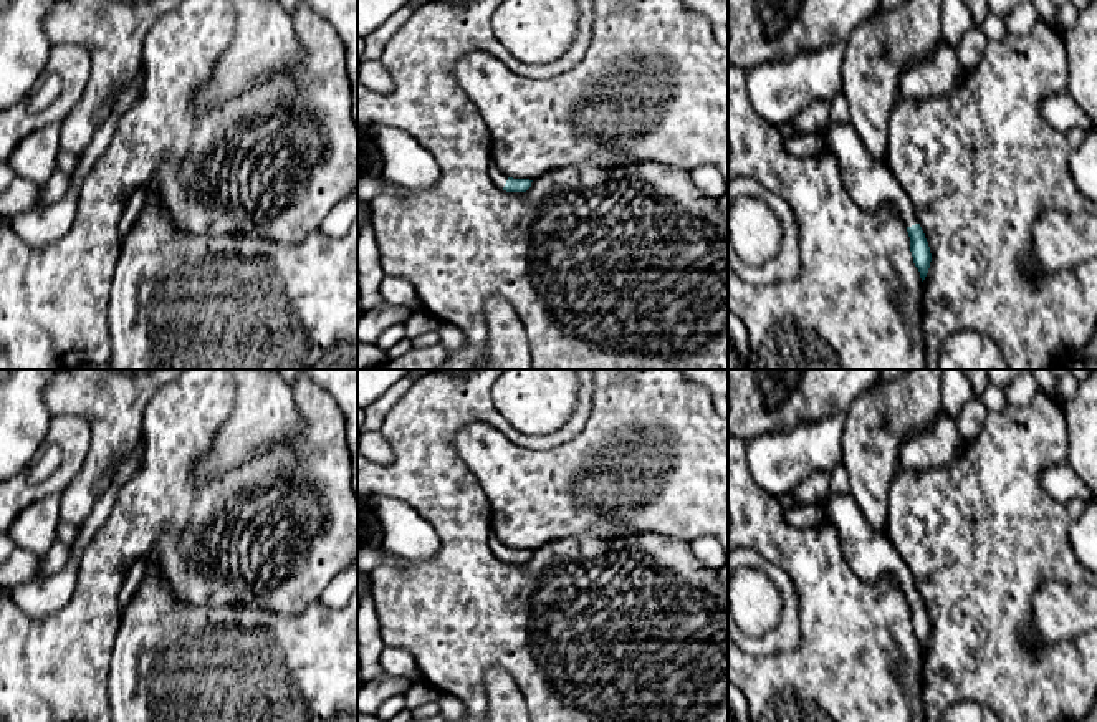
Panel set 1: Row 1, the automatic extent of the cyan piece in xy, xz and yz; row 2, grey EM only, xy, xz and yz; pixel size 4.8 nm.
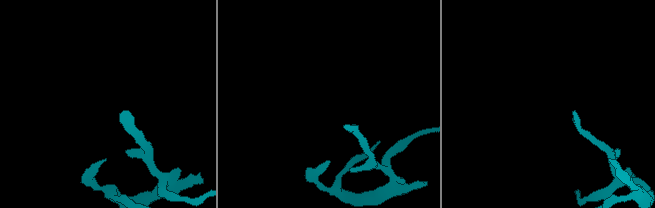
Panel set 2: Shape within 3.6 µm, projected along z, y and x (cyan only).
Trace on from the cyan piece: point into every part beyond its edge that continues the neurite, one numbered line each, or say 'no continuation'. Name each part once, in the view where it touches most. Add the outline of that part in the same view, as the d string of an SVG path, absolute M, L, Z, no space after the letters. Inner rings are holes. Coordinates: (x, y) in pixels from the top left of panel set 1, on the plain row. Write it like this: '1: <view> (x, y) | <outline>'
1: xz (498, 548) | M495 533L490 535L490 545L491 545L491 551L500 558L503 560L508 548L496 538Z

